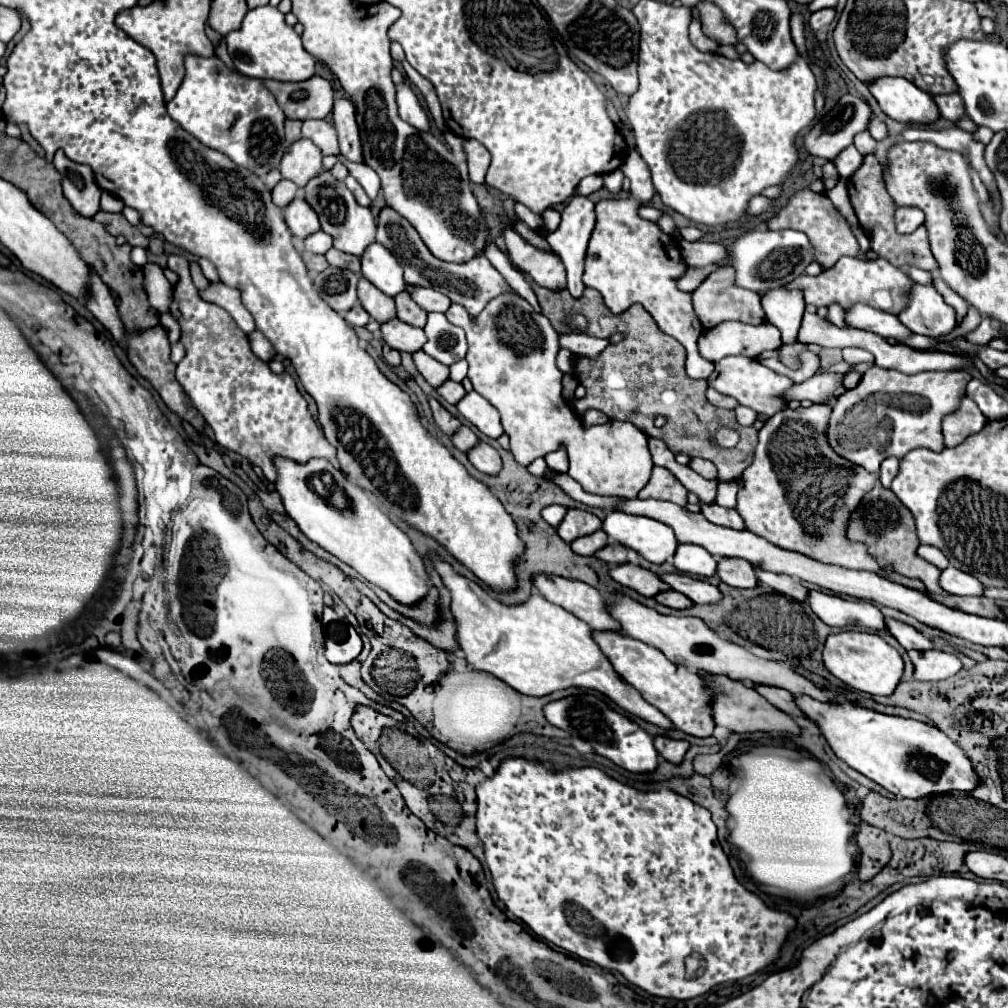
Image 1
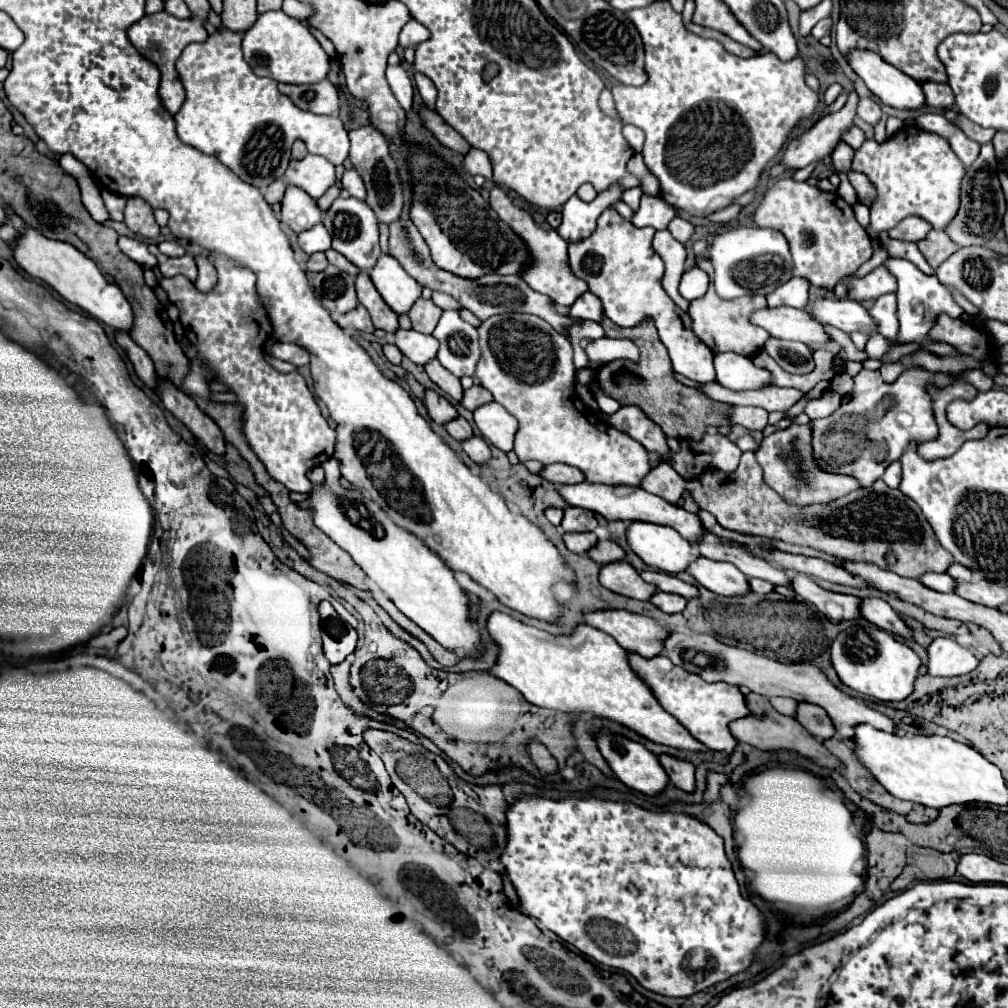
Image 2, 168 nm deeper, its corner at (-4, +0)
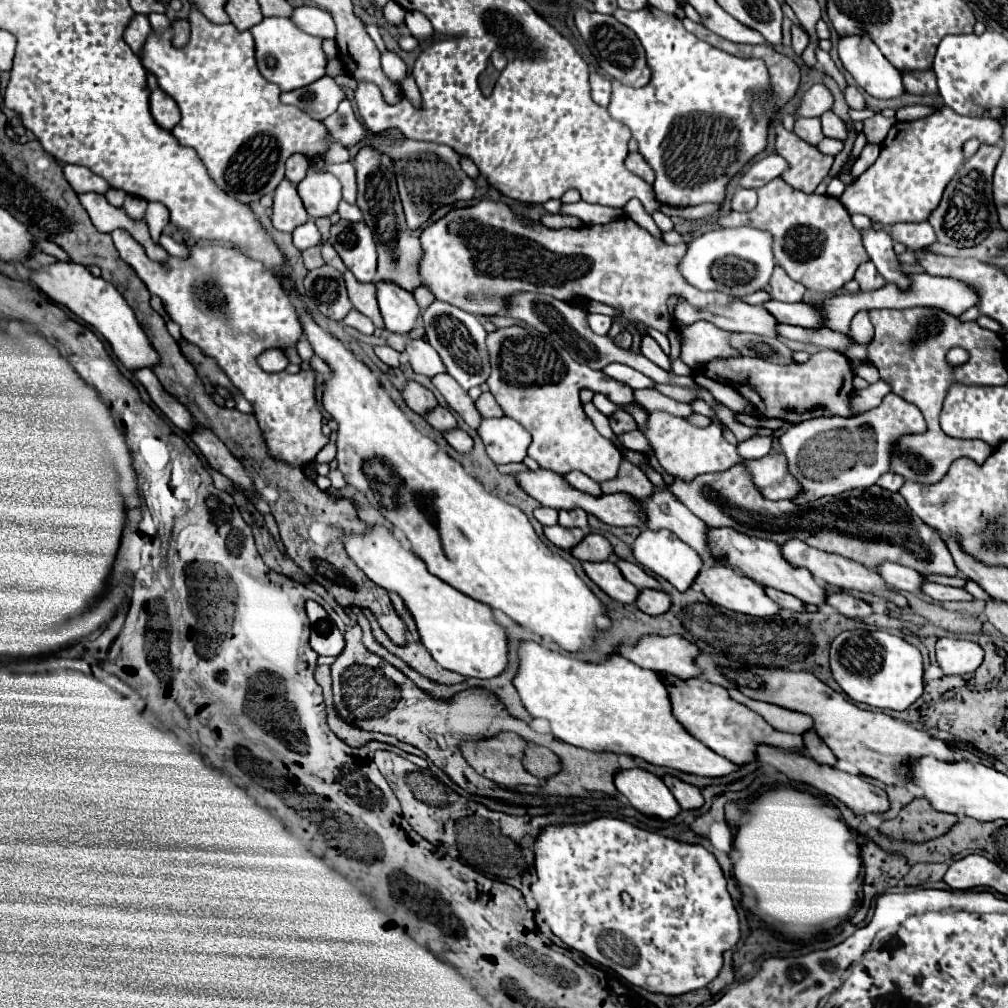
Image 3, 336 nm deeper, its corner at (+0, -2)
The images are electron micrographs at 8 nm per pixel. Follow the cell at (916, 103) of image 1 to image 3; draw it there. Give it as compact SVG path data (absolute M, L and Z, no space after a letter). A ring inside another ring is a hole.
M843 35L837 47L843 67L869 95L891 99L905 91L901 73L883 57L867 35Z

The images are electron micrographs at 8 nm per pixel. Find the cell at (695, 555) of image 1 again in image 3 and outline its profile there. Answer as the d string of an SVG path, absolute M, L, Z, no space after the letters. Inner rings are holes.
M713 565L713 567L703 567L699 577L695 579L695 583L699 585L699 589L703 591L703 595L719 605L719 607L725 607L729 611L735 611L735 613L743 613L743 615L749 615L749 617L755 617L755 619L773 619L777 615L781 615L781 607L771 601L765 593L765 587L761 583L755 583L751 581L749 577L743 577L739 571L735 569L729 569L729 567L721 567L721 565Z

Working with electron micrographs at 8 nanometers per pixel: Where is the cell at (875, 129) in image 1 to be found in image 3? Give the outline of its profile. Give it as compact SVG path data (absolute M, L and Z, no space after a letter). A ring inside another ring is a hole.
M847 85L847 89L843 91L845 95L845 101L851 109L865 109L865 101L863 101L863 95L857 91L857 87L853 85Z

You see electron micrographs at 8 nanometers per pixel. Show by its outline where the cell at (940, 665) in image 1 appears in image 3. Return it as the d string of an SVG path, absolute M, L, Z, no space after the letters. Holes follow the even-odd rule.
M941 637L937 641L937 663L945 675L965 675L975 671L983 661L983 649L969 639Z

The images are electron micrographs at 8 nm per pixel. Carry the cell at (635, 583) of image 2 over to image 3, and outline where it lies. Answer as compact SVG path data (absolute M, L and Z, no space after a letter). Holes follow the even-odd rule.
M583 561L583 571L585 575L595 581L611 599L619 603L635 603L635 597L639 589L635 585L627 583L627 579L619 573L617 565L611 561L601 561L601 563L587 563Z

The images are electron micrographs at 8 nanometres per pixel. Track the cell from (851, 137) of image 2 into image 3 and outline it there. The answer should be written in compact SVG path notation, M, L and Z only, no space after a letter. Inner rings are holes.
M827 111L827 113L821 115L821 127L823 127L825 137L833 137L833 139L839 139L839 141L847 139L847 127L833 111Z

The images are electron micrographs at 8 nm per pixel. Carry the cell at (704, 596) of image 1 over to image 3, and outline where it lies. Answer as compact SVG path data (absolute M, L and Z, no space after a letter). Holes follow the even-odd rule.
M615 557L615 565L619 567L621 575L623 575L629 583L633 583L637 589L643 589L643 587L649 587L649 589L661 589L661 585L659 585L653 577L649 577L639 565L629 563L629 561L625 561L625 559L617 559L617 557Z

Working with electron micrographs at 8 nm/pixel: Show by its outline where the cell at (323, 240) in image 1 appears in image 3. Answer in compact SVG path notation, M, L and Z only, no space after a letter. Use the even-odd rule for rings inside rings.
M307 219L303 225L299 225L299 227L293 231L293 243L295 243L295 247L301 249L301 251L319 245L319 239L321 239L321 235L319 235L313 219Z

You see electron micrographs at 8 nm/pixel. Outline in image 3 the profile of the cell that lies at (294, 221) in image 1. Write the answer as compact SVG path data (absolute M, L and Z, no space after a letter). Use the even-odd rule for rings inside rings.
M283 179L273 193L273 215L271 215L273 227L277 231L291 233L295 227L303 225L307 219L309 215L303 207L301 197L297 195L297 187L291 181Z

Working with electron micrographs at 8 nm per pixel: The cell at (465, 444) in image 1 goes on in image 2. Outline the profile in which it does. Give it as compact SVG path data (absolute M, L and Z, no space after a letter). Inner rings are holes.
M457 417L457 419L449 421L449 423L445 425L445 429L447 429L447 433L449 433L453 439L457 439L457 441L465 441L465 439L473 437L473 429L471 429L471 425L469 425L463 417Z

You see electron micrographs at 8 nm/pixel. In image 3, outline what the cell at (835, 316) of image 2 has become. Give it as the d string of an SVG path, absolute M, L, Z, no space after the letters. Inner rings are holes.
M765 301L763 307L779 321L779 323L789 323L789 325L799 325L799 327L819 327L821 325L821 313L807 305L807 303L783 303L783 301Z

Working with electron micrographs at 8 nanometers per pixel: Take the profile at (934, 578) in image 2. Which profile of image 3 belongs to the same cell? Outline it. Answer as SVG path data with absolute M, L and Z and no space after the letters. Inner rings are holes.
M885 561L875 571L883 577L883 581L889 587L895 587L899 591L919 593L919 587L923 583L923 577L915 569L909 569L909 567L903 567L903 565L895 565L895 563L887 563Z

